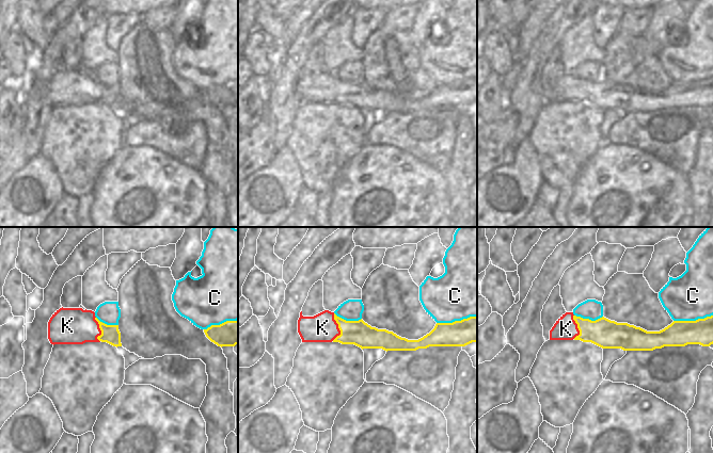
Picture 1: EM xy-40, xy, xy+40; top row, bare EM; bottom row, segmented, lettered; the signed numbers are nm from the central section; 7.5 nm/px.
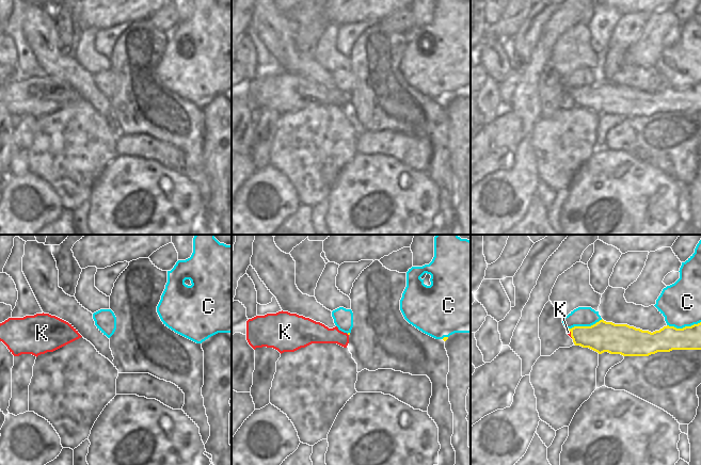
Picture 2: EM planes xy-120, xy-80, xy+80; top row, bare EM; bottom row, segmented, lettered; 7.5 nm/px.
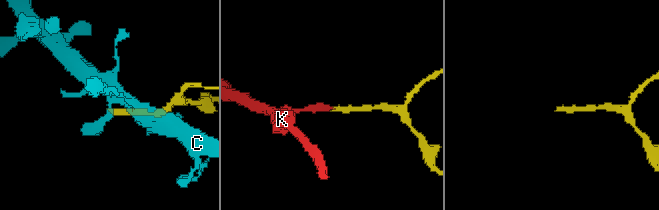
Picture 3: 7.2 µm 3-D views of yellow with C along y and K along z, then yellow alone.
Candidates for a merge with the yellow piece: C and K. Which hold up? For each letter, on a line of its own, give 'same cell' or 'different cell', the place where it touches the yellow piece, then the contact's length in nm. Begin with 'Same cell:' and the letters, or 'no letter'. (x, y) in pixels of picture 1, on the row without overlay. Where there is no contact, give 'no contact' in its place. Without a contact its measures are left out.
Same cell: K
C: different cell | xy (456, 82) | 300 nm
K: same cell | xy (338, 89) | 200 nm

